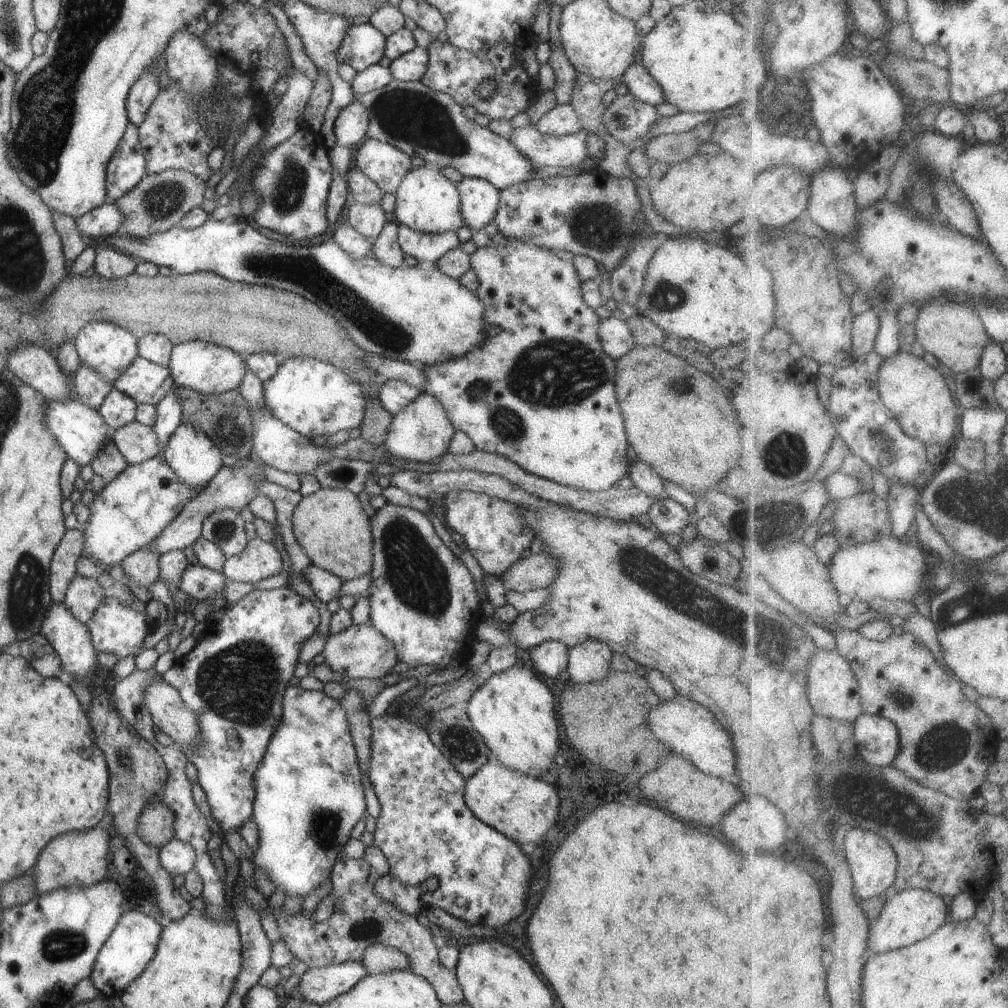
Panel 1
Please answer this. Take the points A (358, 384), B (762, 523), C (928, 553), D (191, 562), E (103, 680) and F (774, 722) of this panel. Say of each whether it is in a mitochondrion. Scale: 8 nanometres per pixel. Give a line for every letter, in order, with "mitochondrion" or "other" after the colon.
A: other
B: mitochondrion
C: other
D: other
E: other
F: other

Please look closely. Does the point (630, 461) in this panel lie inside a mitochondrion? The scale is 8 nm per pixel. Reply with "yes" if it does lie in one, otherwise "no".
no

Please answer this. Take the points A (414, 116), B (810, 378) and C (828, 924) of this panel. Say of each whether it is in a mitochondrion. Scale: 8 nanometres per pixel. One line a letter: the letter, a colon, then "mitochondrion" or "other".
A: mitochondrion
B: other
C: other

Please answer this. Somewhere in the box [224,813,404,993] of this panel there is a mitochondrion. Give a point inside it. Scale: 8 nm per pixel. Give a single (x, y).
(367, 928)

